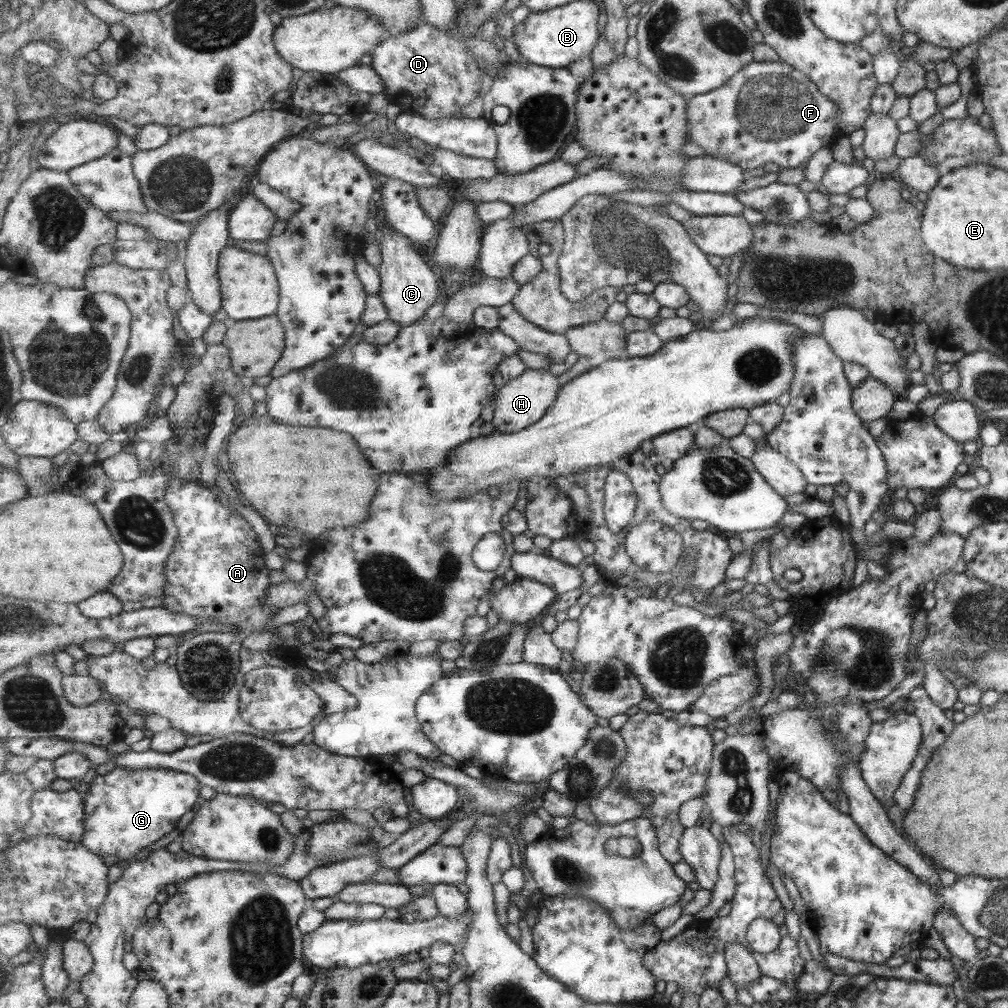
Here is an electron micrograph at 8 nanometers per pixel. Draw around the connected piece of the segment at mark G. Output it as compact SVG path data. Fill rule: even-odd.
M116 766L106 775L97 775L84 796L88 816L82 843L95 854L118 856L128 863L137 850L151 846L176 830L179 820L201 801L202 784L192 774L163 768L132 770Z

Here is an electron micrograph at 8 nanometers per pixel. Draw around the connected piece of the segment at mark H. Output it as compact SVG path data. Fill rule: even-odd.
M527 369L519 378L506 382L497 392L494 418L491 421L494 430L513 434L539 422L558 401L562 387L558 376L553 376L545 369Z

